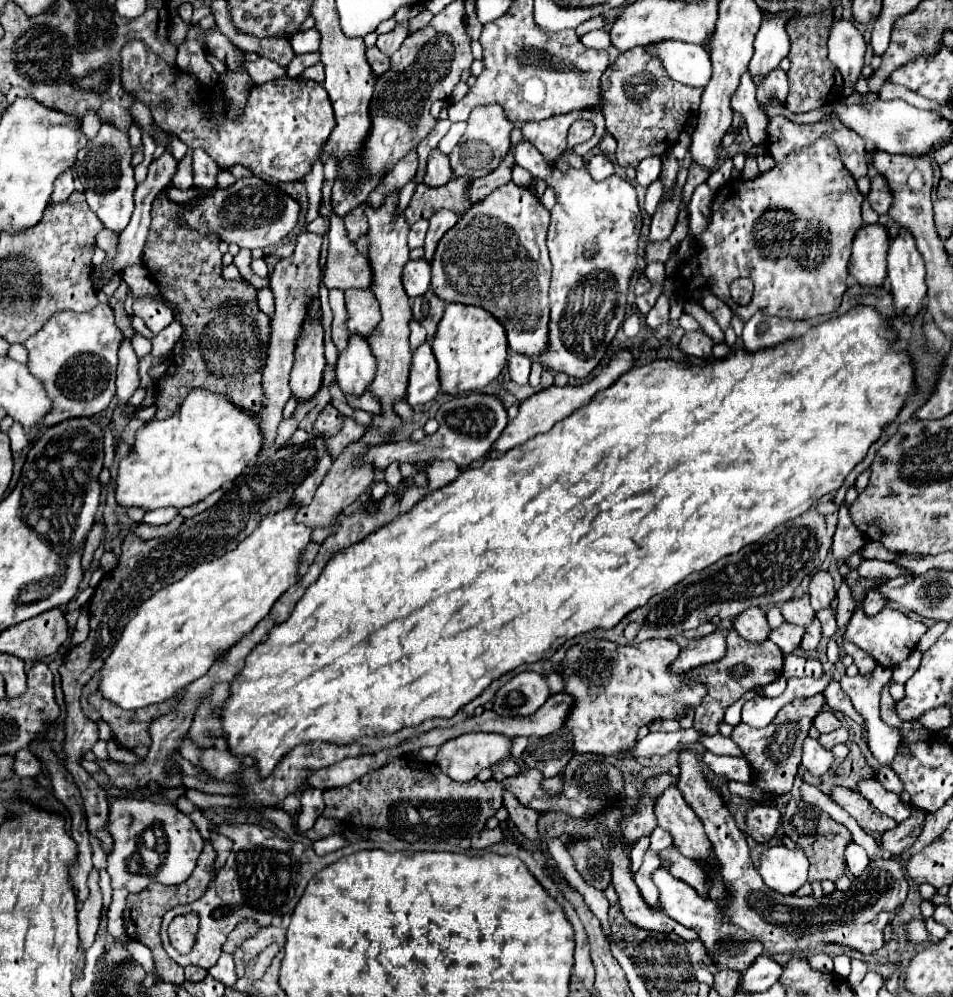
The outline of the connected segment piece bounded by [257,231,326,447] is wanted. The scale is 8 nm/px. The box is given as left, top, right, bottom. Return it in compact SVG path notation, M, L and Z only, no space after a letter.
M305 231L297 237L297 245L293 255L279 259L279 263L275 265L275 269L271 271L271 291L275 295L275 315L271 321L271 341L269 341L269 349L267 349L267 367L263 371L263 389L265 389L265 401L263 401L263 409L257 413L263 417L265 421L265 443L263 447L267 447L269 443L275 441L275 431L277 425L281 421L281 413L283 407L287 403L287 399L291 397L289 391L289 371L293 367L293 347L295 347L295 339L301 333L301 325L305 321L307 315L307 305L311 299L315 299L319 295L319 287L317 287L317 275L319 275L319 257L321 257L321 245L326 236L317 235Z

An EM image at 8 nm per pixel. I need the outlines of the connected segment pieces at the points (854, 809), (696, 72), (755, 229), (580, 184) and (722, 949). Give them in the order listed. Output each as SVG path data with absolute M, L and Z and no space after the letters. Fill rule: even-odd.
M833 785L829 797L841 807L845 809L863 829L871 831L887 831L893 829L897 825L897 821L893 821L891 817L879 813L867 799L863 799L857 791L841 787L841 785Z
M667 39L657 45L649 45L649 51L663 61L671 79L689 87L705 87L705 83L709 83L709 75L713 75L709 51L701 45Z
M829 137L817 139L813 145L789 153L783 163L777 163L771 171L757 175L751 181L729 181L713 201L713 215L709 229L697 239L697 255L679 265L675 297L689 301L695 299L689 291L709 287L731 311L747 321L757 311L787 319L809 319L839 309L841 295L847 289L847 263L851 255L851 241L861 227L861 203L855 179L839 159L839 151ZM747 277L753 281L755 291L749 305L737 305L729 295L729 283L733 279Z
M529 141L513 145L511 153L517 165L557 191L557 205L551 209L547 233L553 263L549 287L549 347L539 355L539 363L555 373L587 377L603 359L617 329L625 321L629 281L637 269L637 249L643 227L637 191L619 175L595 183L585 167L559 173L545 163Z
M661 867L653 871L653 883L659 889L659 907L663 909L663 913L669 915L671 919L675 919L681 925L695 929L699 933L699 939L705 943L711 959L721 969L729 967L729 969L737 969L737 971L743 973L757 959L757 955L763 953L763 945L757 939L753 939L753 935L749 935L747 931L731 925L729 921L725 921L721 917L721 905L717 901L699 897L697 891L693 891L693 887L689 887L681 879L671 877Z

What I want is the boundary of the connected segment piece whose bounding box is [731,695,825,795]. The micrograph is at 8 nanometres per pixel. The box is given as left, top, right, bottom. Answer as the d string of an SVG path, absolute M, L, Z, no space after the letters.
M823 695L797 699L797 701L789 703L787 707L783 707L777 713L777 717L773 719L773 723L763 729L753 729L743 723L739 723L733 729L731 739L745 751L747 761L753 765L753 769L757 773L757 783L755 783L757 787L761 787L763 791L775 793L775 795L783 795L783 793L791 791L793 779L797 775L797 767L801 763L801 745L807 739L807 735L809 735L807 731L813 727L813 719L819 715L823 705L825 705Z

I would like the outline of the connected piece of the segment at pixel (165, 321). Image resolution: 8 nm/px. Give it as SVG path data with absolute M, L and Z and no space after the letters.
M153 295L135 299L133 313L145 321L151 333L159 333L173 321L173 311L167 307L167 303L161 297L153 297Z

